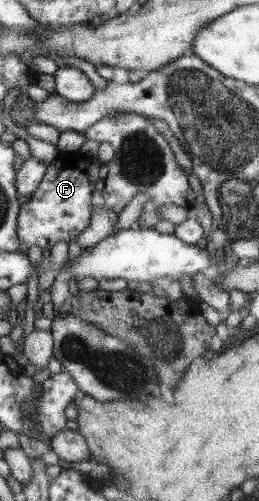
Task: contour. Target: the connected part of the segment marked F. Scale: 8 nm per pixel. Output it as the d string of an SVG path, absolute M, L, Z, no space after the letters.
M78 151L68 155L64 161L56 158L46 166L45 173L29 201L21 205L17 217L17 233L27 248L37 246L48 249L58 241L69 242L89 225L91 217L91 192L94 190L100 172L92 157Z

